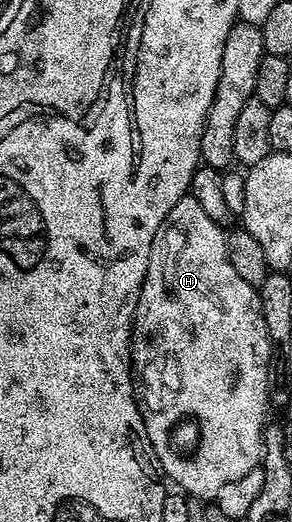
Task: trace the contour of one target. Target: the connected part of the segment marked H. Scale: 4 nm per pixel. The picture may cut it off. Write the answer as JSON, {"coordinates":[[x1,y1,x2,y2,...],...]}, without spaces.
{"coordinates":[[187,196,179,200,172,208,172,212,164,216,152,240,152,248,148,256,148,272,140,288,140,300,134,309,134,326,130,330,130,360,133,373,140,383,140,405,148,440,154,449,154,455,158,457,161,473,169,481,171,478,178,485,175,487,179,491,185,492,194,500,213,500,216,492,224,488,224,484,229,484,231,480,236,480,239,476,246,475,247,472,259,469,264,449,264,431,267,429,265,428,266,405,270,402,272,343,268,336,268,328,264,328,264,312,256,287,240,277,236,268,232,268,228,260,226,235,227,231,223,227,218,226,208,216,204,216,204,208,200,208,200,204,194,198]]}

